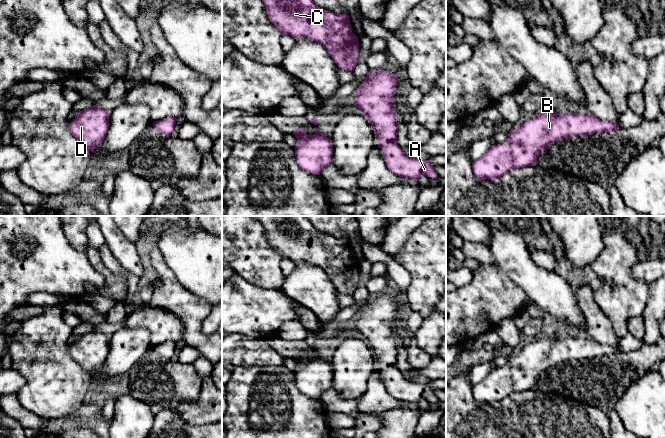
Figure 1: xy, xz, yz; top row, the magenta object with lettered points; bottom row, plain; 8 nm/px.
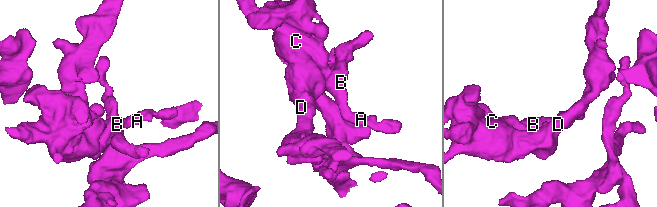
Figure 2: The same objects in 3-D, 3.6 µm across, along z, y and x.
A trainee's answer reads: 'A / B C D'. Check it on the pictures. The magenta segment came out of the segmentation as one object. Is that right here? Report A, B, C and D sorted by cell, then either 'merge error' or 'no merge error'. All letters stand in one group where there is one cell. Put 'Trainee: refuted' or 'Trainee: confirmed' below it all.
A / B C D; merge error
Trainee: confirmed

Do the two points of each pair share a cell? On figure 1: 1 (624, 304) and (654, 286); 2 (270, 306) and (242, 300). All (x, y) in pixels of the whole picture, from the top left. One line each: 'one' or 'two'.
1: two
2: one

